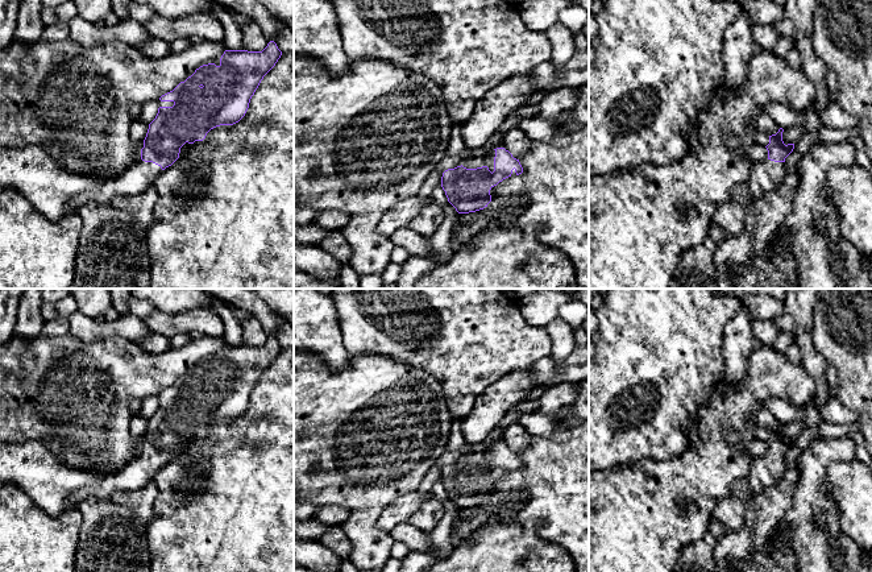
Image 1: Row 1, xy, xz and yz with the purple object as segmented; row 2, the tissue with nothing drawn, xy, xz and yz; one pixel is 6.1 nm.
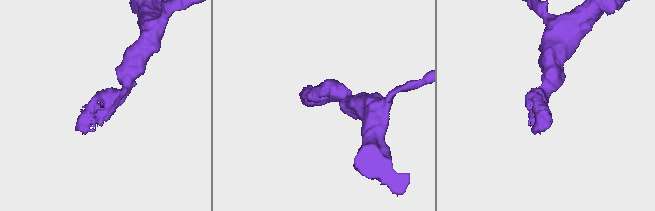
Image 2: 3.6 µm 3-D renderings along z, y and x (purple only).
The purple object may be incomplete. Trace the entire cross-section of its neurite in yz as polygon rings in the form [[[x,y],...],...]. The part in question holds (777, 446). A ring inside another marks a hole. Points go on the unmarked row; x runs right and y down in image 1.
[[[780,423],[776,430],[769,431],[769,439],[765,442],[768,453],[753,459],[749,472],[734,482],[731,493],[714,502],[710,517],[718,519],[726,531],[740,529],[749,501],[782,480],[784,457],[794,444],[794,439],[784,439],[782,427]]]

